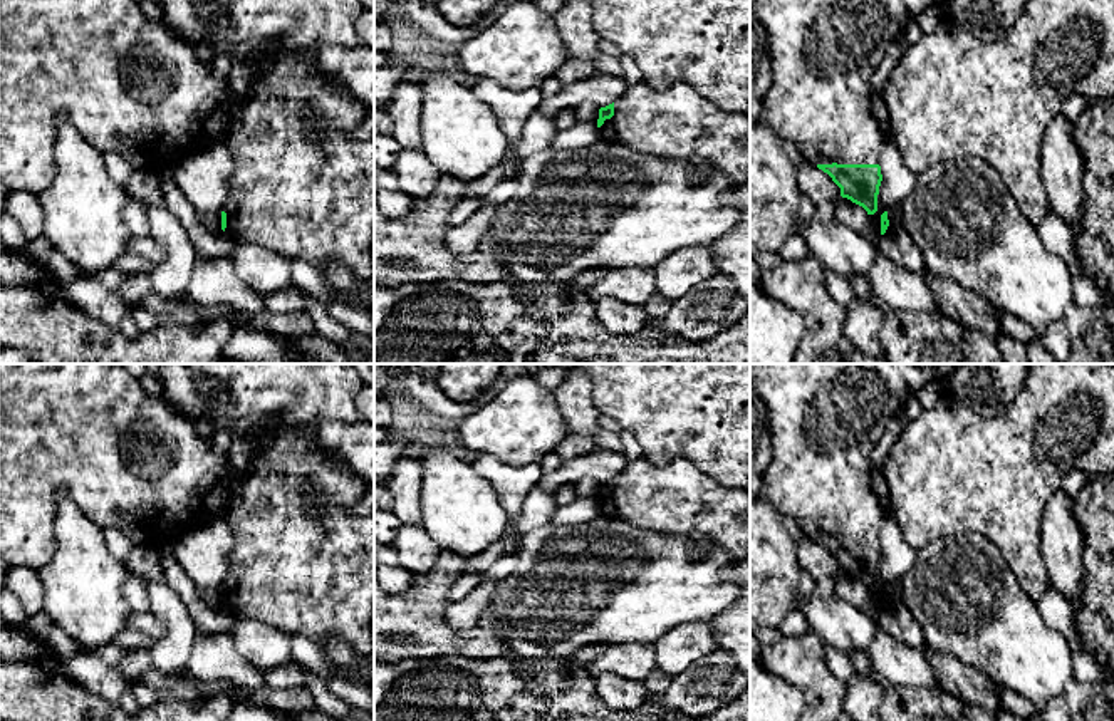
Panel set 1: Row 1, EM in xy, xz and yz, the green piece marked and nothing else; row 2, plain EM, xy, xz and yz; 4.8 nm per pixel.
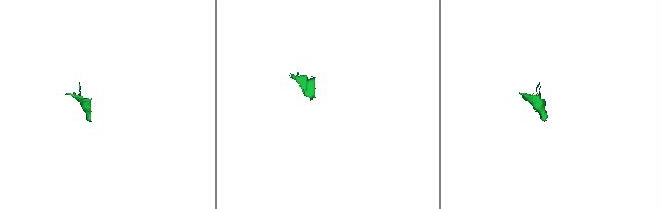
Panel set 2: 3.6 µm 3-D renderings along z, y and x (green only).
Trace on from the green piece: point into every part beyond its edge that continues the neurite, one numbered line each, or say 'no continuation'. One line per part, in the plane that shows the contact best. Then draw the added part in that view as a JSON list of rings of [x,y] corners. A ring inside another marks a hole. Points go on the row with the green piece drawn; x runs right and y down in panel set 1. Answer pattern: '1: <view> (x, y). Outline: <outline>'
1: yz (824, 52). Outline: [[[750,0],[770,40],[772,87],[763,99],[763,122],[794,143],[810,164],[879,164],[884,143],[871,109],[871,75],[908,20],[940,0]]]

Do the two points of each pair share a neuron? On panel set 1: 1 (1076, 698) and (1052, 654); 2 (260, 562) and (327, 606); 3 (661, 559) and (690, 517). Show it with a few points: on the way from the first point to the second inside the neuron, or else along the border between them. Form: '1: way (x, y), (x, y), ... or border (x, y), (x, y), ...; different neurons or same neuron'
1: border (1074, 679), (1062, 695); different neurons
2: way (277, 562), (284, 562), (311, 589); same neuron
3: border (638, 527), (687, 537), (697, 559), (715, 544); different neurons

